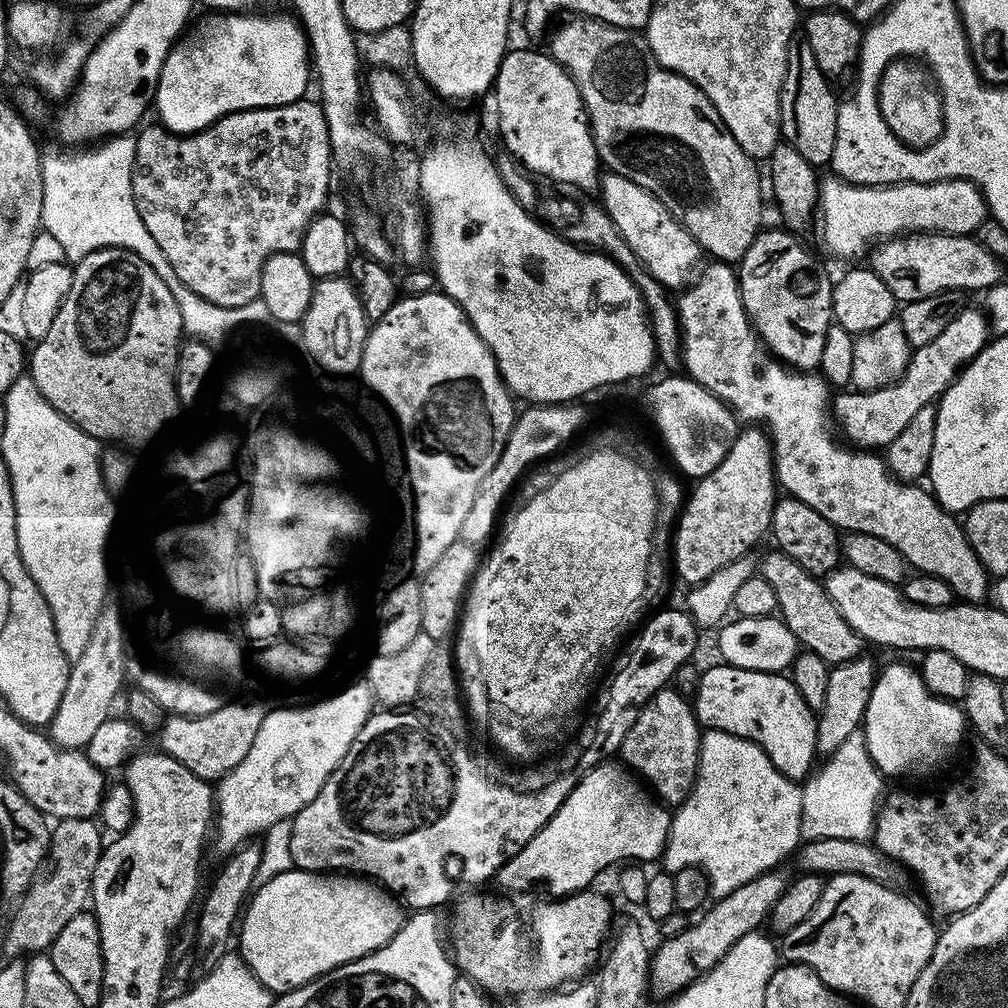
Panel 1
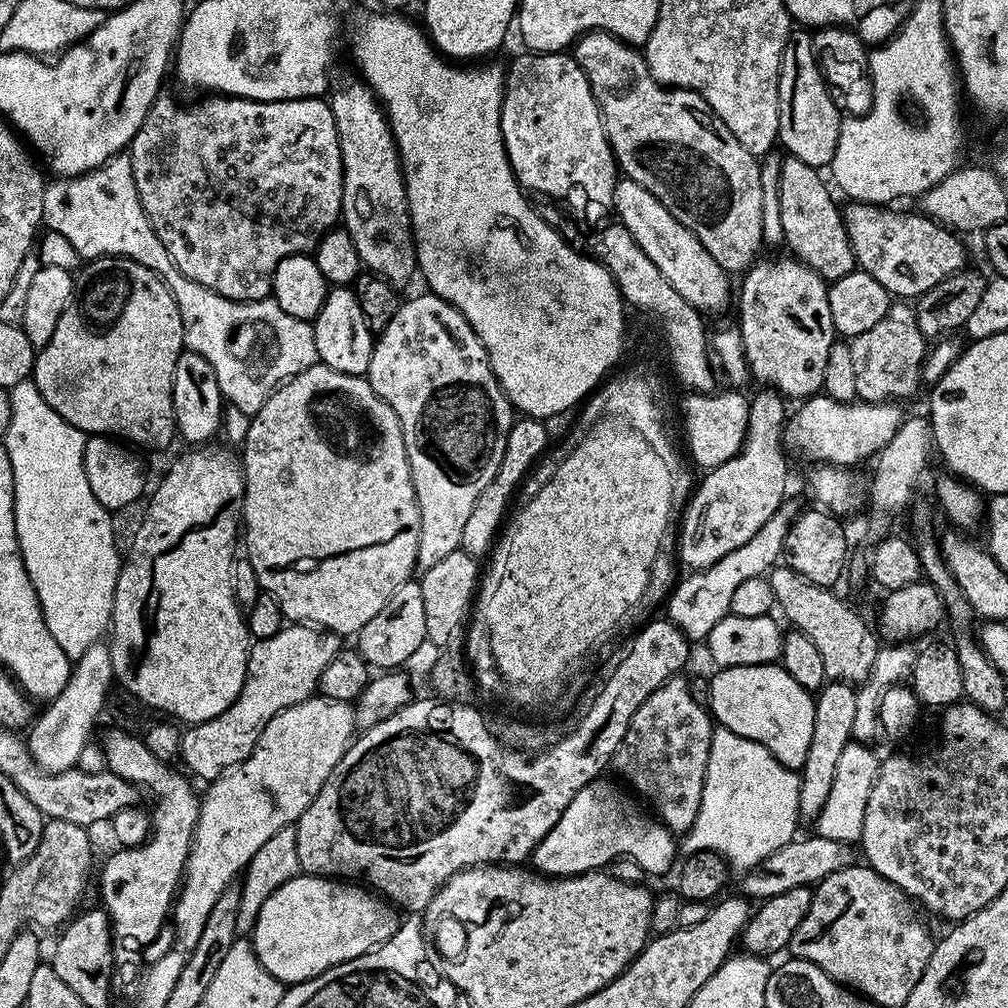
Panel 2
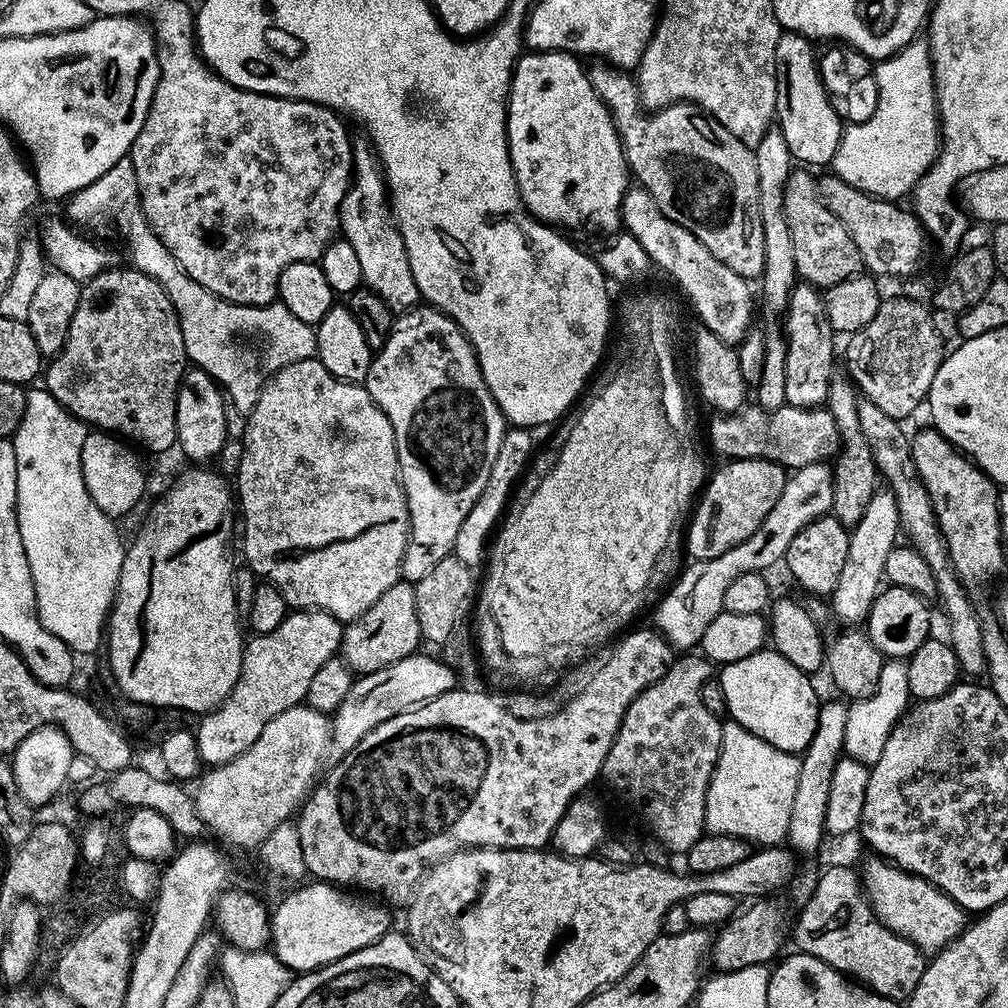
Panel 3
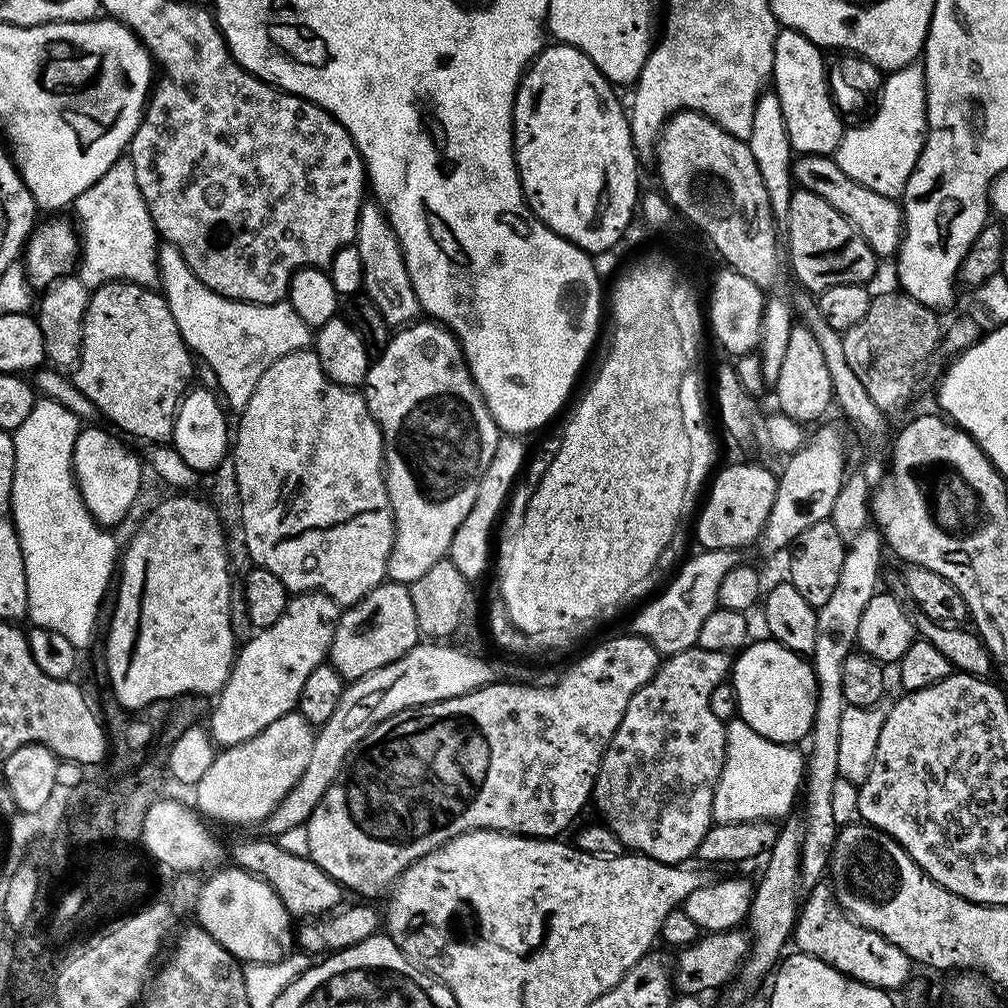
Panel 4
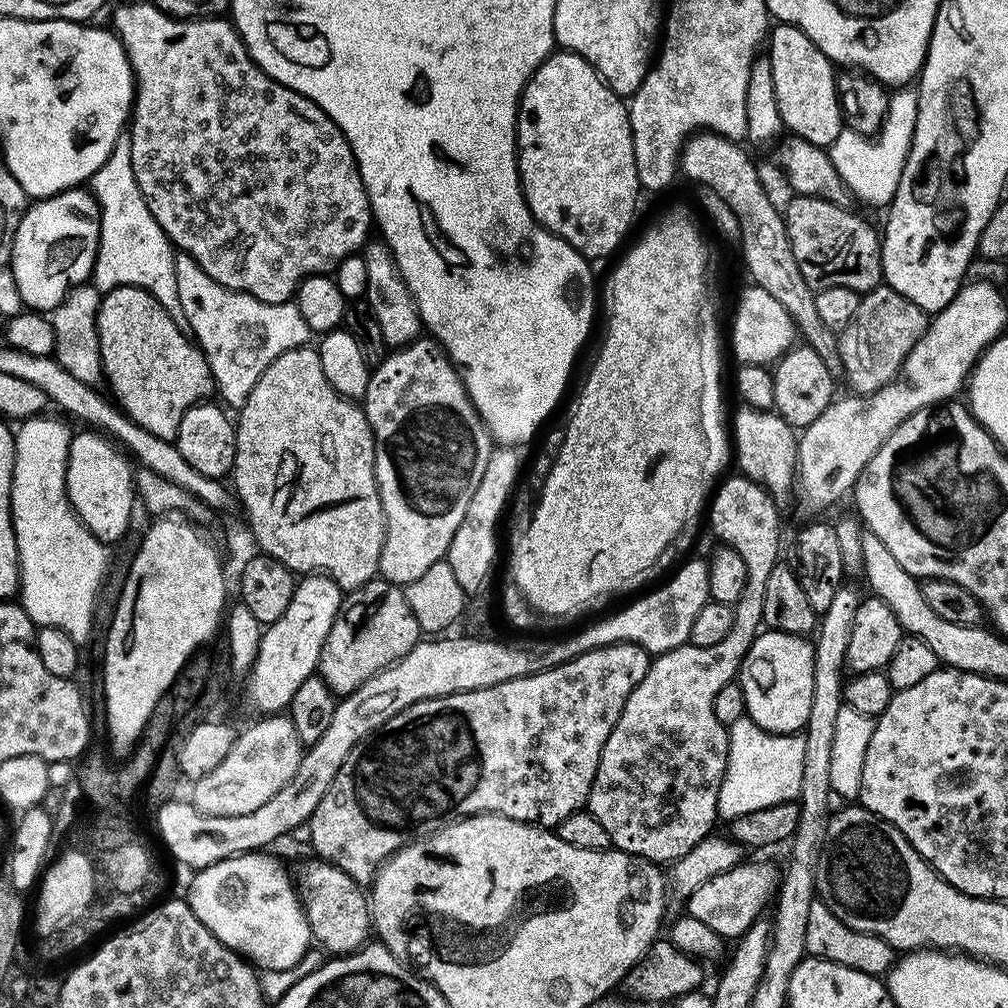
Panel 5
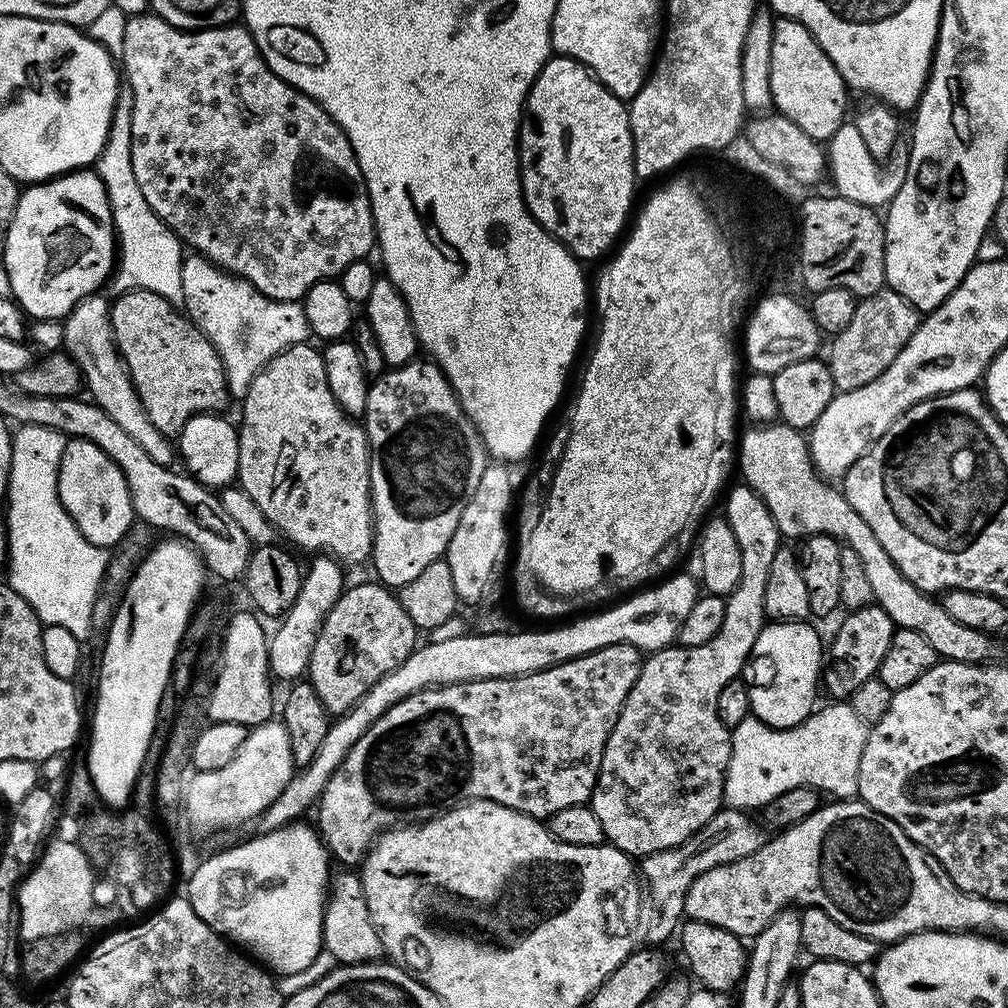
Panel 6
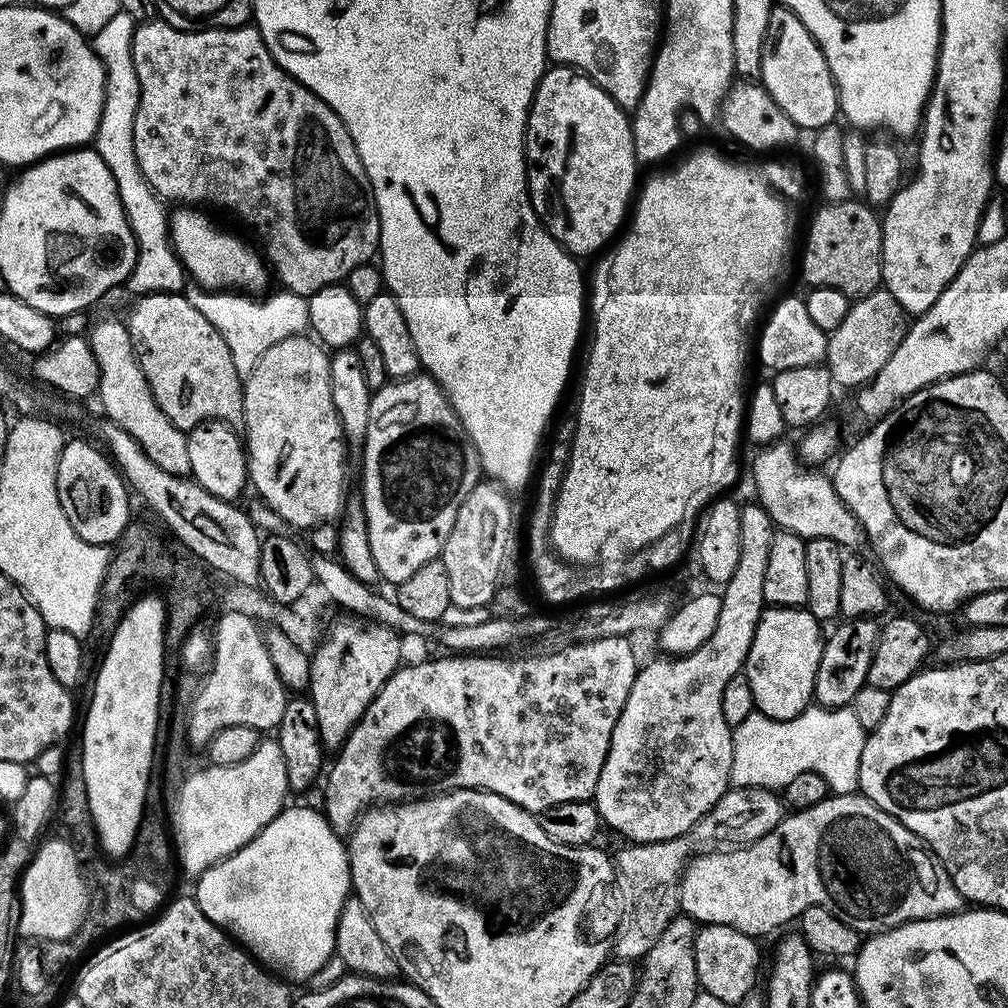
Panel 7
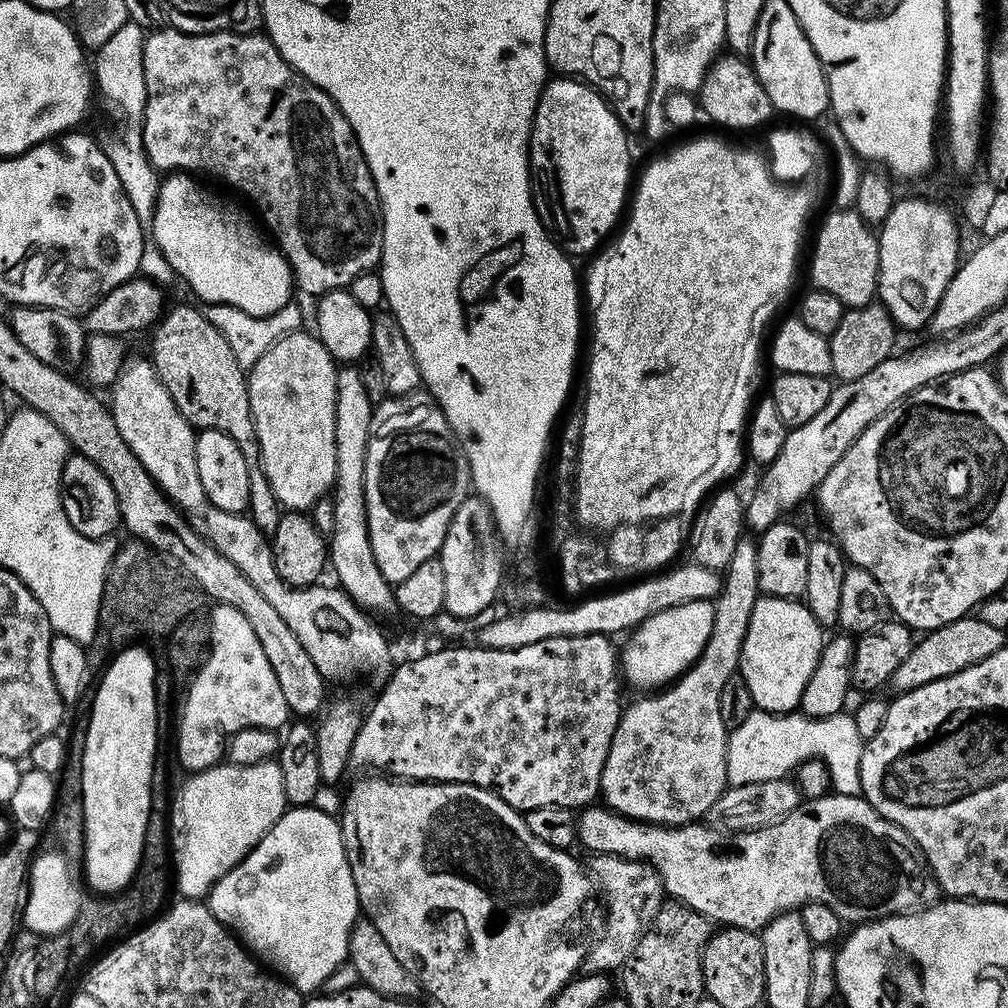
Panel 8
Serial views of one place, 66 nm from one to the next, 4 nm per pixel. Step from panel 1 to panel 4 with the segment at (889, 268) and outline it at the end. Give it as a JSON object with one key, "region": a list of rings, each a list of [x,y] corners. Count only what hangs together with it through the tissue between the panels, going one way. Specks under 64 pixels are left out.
{"region":[[[797,155],[792,161],[792,174],[795,183],[803,191],[818,194],[830,202],[838,214],[845,216],[860,231],[860,236],[870,246],[870,250],[874,250],[876,257],[895,257],[900,246],[904,217],[901,205],[893,197],[883,196],[854,182],[836,165],[835,159],[826,156]]]}

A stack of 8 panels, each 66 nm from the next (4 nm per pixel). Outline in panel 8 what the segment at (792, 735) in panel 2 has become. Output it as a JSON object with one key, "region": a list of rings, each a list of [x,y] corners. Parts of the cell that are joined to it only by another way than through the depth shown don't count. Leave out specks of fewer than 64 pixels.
{"region":[[[761,595],[750,614],[750,626],[742,642],[738,669],[738,673],[749,686],[750,696],[759,711],[792,714],[799,709],[802,690],[806,690],[806,682],[810,682],[810,674],[814,674],[814,666],[818,666],[820,651],[826,643],[824,632],[825,629],[814,618],[814,614],[810,614],[808,605],[799,599],[787,600],[777,596]]]}

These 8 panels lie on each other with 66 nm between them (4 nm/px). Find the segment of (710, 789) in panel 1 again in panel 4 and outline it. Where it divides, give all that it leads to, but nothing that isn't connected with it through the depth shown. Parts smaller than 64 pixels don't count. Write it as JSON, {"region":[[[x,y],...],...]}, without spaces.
{"region":[[[739,718],[726,724],[724,769],[714,790],[712,819],[717,824],[744,823],[761,818],[784,818],[802,788],[806,776],[806,756],[799,747],[762,738]]]}

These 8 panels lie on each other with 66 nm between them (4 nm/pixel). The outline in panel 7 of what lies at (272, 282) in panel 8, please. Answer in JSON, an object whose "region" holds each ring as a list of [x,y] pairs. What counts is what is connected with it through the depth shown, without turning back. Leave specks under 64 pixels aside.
{"region":[[[180,206],[180,207],[177,207],[177,208],[175,209],[175,211],[176,211],[176,213],[173,211],[173,212],[171,213],[171,216],[170,216],[170,235],[171,235],[171,238],[172,238],[172,249],[174,249],[174,251],[176,251],[176,256],[178,257],[178,259],[180,259],[181,264],[183,264],[185,273],[187,273],[187,275],[188,275],[189,277],[191,277],[191,279],[192,279],[192,276],[193,276],[193,278],[196,279],[196,280],[193,280],[193,281],[195,281],[195,283],[196,283],[197,285],[199,285],[199,287],[201,287],[201,288],[203,288],[203,289],[205,289],[205,290],[239,290],[241,293],[244,293],[244,294],[260,294],[260,293],[263,293],[263,292],[265,291],[265,289],[263,290],[263,288],[267,286],[268,280],[270,281],[270,272],[269,272],[269,269],[268,269],[267,267],[265,267],[265,265],[262,263],[261,257],[258,255],[258,252],[257,252],[257,256],[258,256],[258,257],[256,257],[256,252],[255,252],[255,250],[252,249],[250,245],[248,245],[248,244],[243,244],[243,242],[240,241],[239,238],[236,237],[234,233],[232,233],[232,232],[223,232],[222,229],[220,229],[220,228],[215,228],[215,226],[212,225],[212,220],[211,220],[211,218],[208,217],[208,216],[203,216],[203,214],[200,213],[200,212],[203,212],[203,211],[200,211],[200,210],[193,210],[191,207],[188,207],[188,206]]]}

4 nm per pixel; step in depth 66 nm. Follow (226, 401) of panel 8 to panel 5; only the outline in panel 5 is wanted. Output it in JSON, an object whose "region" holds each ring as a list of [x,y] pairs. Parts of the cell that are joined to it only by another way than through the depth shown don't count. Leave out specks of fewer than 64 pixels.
{"region":[[[122,286],[103,293],[100,298],[100,308],[96,312],[96,337],[100,343],[100,366],[106,380],[112,383],[113,393],[111,392],[111,395],[114,397],[115,403],[119,405],[125,416],[128,416],[138,426],[142,426],[142,430],[150,430],[150,434],[154,434],[158,438],[175,441],[178,426],[182,426],[182,418],[186,414],[186,410],[190,410],[195,404],[207,401],[211,397],[208,395],[213,395],[216,392],[216,379],[212,376],[212,370],[200,345],[190,339],[189,333],[181,325],[176,324],[174,318],[170,318],[170,314],[166,314],[164,307],[146,290]]]}

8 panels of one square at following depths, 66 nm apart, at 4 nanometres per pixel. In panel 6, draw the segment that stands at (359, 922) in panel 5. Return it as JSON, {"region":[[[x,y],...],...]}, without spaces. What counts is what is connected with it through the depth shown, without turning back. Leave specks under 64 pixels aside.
{"region":[[[340,870],[331,877],[324,905],[323,951],[334,954],[337,965],[370,964],[384,956],[384,947],[378,938],[378,930],[370,918],[366,906],[366,894],[359,875],[352,870]]]}

